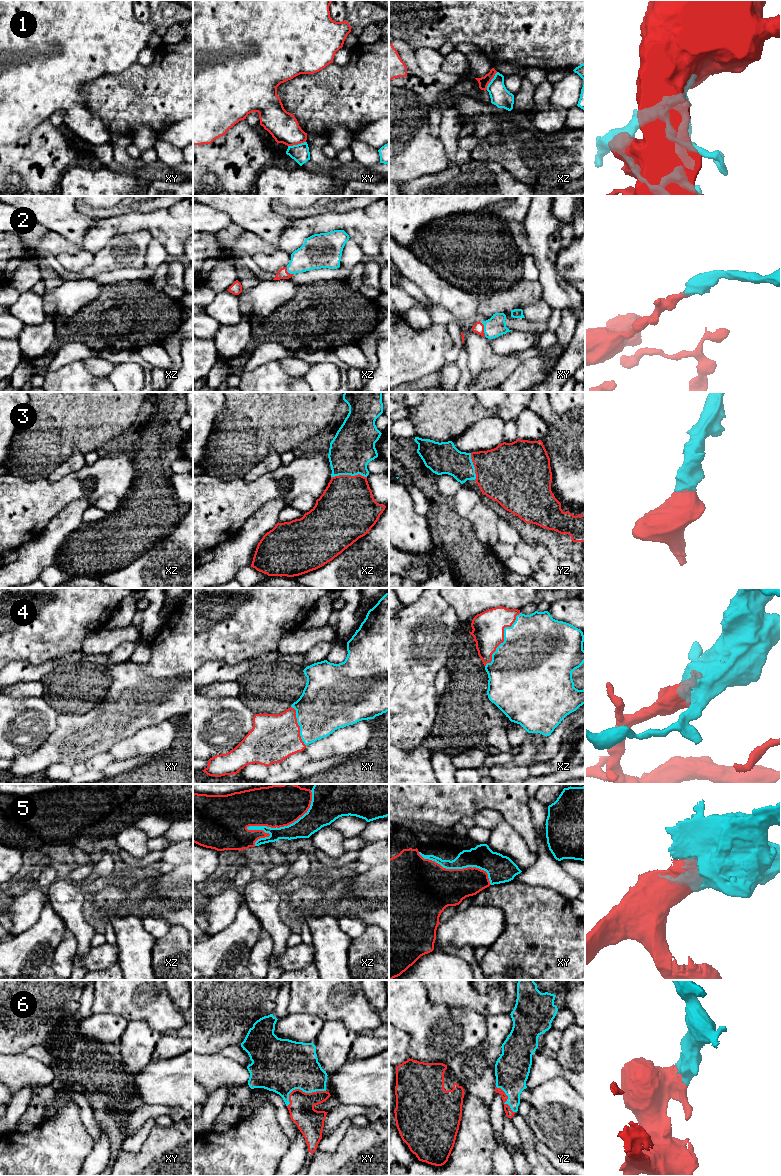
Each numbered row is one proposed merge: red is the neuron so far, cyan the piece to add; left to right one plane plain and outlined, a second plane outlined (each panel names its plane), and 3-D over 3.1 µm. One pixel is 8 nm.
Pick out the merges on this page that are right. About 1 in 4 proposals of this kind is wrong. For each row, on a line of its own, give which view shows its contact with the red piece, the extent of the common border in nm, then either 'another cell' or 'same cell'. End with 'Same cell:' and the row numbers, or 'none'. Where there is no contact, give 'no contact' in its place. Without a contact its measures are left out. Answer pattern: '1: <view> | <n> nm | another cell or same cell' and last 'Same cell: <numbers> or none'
1: xy | 150 nm | another cell
2: xy | 130 nm | same cell
3: xz | 280 nm | same cell
4: xz | 500 nm | same cell
5: xz | 650 nm | same cell
6: xy | 340 nm | same cell
Same cell: 2, 3, 4, 5, 6

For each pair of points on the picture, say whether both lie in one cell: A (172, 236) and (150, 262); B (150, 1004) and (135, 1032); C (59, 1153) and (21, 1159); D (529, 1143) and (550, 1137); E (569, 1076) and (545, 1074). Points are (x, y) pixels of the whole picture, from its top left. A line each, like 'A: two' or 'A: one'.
A: two
B: two
C: one
D: two
E: one

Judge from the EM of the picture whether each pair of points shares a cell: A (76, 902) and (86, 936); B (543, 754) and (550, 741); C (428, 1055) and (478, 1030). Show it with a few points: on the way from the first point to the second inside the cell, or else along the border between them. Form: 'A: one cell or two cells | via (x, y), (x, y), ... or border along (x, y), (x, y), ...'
A: one cell | via (76, 910), (76, 920), (82, 928)
B: one cell | via (546, 751), (550, 744)
C: one cell | via (440, 1043), (453, 1030), (466, 1030)

